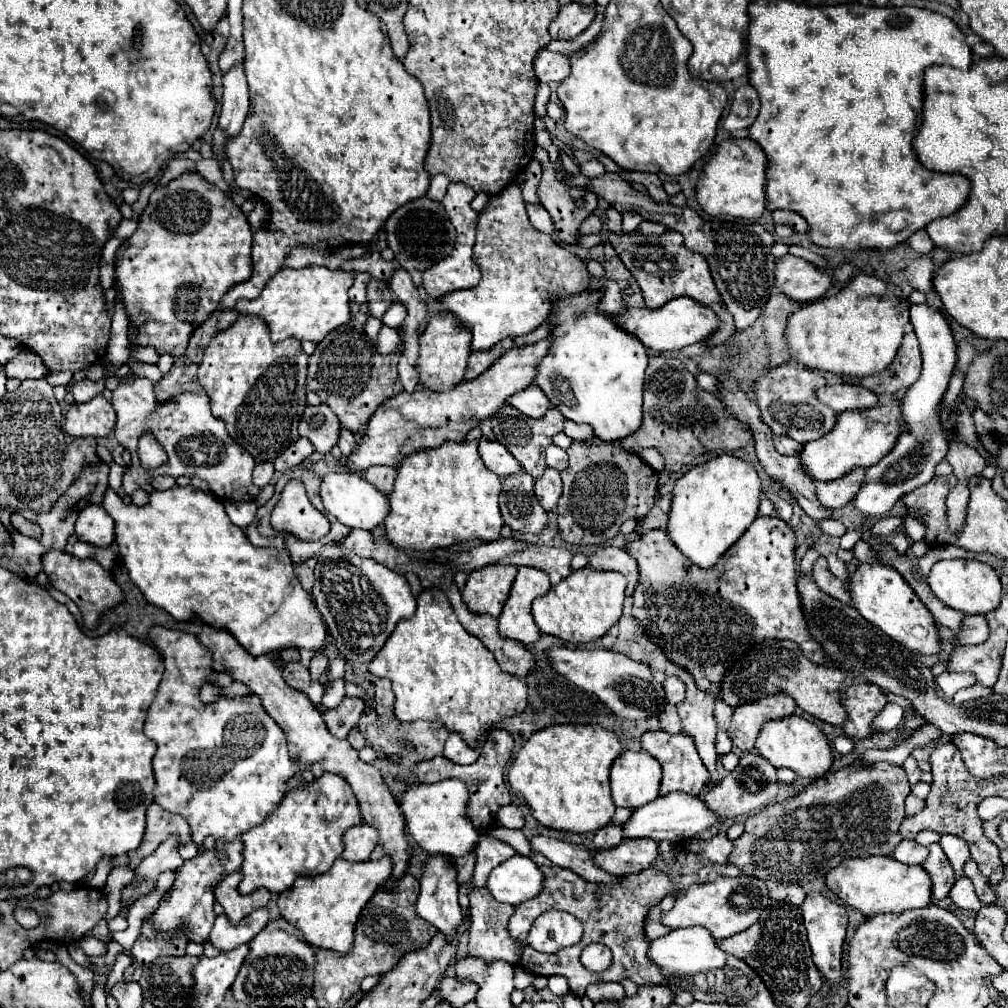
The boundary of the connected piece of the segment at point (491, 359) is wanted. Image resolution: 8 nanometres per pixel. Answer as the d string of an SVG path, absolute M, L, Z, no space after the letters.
M505 339L505 343L499 343L493 351L473 351L469 357L469 367L465 371L465 381L479 377L483 371L487 371L505 351L513 347L513 339Z

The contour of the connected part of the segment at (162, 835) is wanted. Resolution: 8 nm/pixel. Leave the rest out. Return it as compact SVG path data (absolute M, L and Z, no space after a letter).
M151 803L147 807L145 815L145 833L143 843L139 849L129 853L129 867L137 867L143 857L151 855L169 835L177 835L181 839L181 845L185 845L191 839L189 823L181 815L173 815L169 811L163 811L157 803Z

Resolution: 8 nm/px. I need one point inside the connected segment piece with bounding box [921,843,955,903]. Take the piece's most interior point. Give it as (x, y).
(939, 869)

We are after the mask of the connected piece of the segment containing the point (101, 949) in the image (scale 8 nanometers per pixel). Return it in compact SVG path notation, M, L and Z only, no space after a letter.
M85 935L85 937L79 941L79 945L81 945L81 949L85 951L85 955L95 955L95 957L99 957L99 955L105 955L105 953L107 953L107 945L105 945L101 939L93 937L93 935Z

